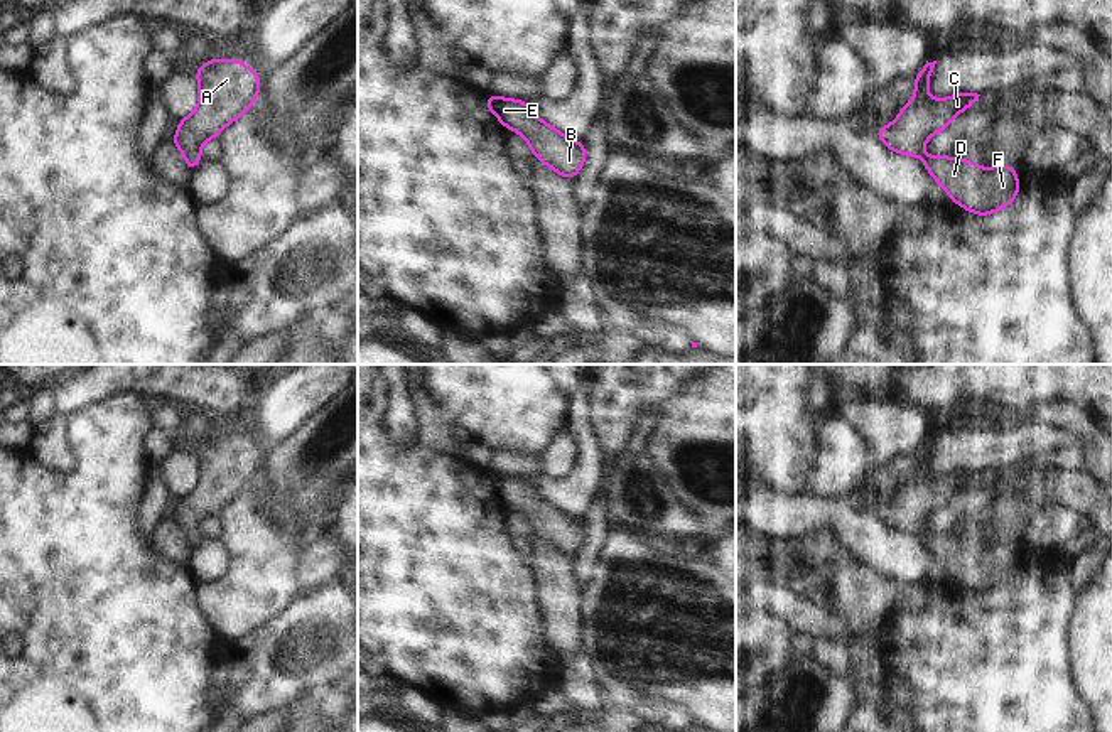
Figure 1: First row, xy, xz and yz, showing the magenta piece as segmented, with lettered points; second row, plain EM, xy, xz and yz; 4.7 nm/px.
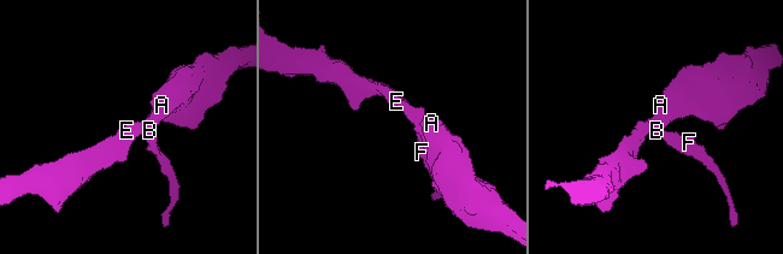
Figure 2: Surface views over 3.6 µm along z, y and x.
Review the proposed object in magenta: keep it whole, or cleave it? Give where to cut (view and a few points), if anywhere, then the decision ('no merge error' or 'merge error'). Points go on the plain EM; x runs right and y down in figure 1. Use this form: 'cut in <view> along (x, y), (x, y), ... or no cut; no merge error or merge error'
no cut; no merge error

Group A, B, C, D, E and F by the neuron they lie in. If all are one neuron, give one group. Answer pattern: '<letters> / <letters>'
A B C D E F

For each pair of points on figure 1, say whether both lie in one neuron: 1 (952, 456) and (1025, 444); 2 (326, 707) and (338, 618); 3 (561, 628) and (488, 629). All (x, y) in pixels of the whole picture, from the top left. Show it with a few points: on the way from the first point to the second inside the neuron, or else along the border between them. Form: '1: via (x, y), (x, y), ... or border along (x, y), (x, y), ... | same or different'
1: via (971, 451), (1006, 449) | same
2: border along (340, 682), (333, 682), (316, 692) | different
3: border along (535, 589), (545, 653), (556, 665) | different

